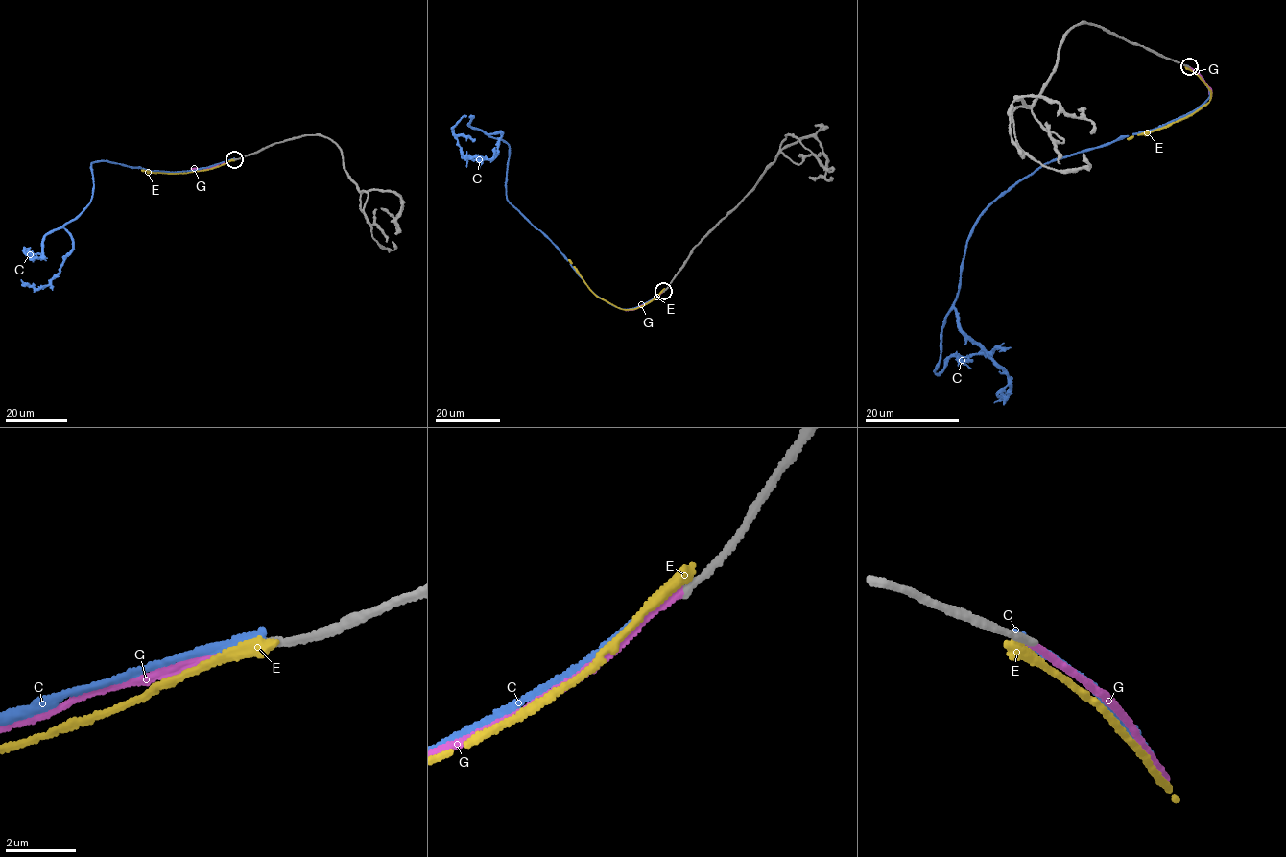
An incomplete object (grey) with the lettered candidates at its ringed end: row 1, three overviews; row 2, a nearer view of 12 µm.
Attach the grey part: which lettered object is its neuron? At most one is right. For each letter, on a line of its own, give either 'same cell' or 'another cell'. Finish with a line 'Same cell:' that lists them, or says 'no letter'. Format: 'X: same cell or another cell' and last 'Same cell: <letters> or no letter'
C: another cell
E: another cell
G: same cell
Same cell: G

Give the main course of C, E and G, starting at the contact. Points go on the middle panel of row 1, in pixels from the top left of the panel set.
C: (663, 291), (631, 308), (594, 294), (507, 198), (510, 146), (463, 115), (454, 136), (479, 168)
E: (664, 290), (642, 306), (621, 309), (597, 297), (568, 259)
G: (663, 291), (644, 304), (624, 310)

